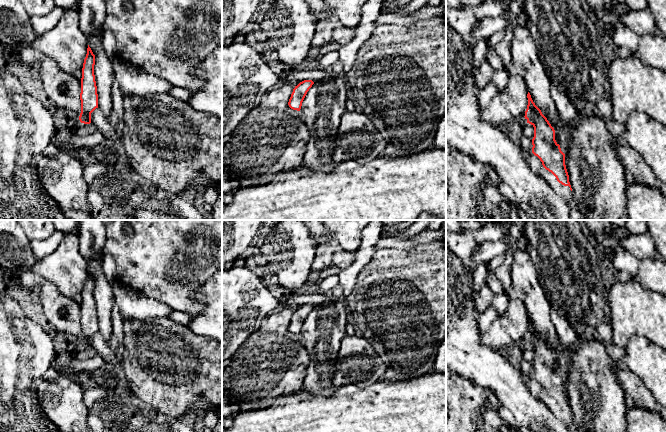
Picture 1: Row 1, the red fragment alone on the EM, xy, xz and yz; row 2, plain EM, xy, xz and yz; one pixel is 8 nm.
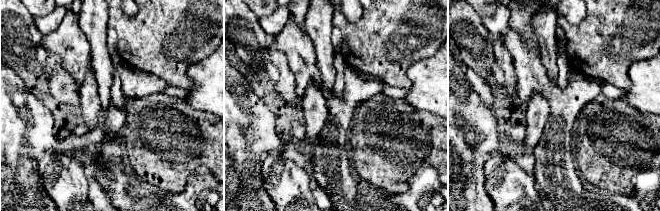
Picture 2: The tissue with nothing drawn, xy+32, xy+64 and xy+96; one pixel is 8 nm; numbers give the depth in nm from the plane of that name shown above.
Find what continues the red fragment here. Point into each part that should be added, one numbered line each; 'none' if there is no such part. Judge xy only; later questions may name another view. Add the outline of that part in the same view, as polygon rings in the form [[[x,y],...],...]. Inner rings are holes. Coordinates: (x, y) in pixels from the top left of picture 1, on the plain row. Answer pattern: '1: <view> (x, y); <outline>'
none

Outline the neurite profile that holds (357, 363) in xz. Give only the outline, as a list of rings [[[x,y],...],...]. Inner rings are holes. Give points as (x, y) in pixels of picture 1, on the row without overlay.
[[[345,335],[334,366],[332,383],[335,388],[355,384],[366,387],[383,380],[386,364],[372,344],[359,335]]]

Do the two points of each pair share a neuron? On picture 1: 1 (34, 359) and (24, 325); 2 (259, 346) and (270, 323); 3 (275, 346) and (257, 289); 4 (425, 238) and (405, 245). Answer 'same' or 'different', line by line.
1: same
2: same
3: different
4: same

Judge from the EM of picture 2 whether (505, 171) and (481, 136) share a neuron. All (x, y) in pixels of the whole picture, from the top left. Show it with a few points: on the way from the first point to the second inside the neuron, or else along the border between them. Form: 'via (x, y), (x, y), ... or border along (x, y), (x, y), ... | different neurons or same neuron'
border along (490, 157), (484, 167), (484, 180) | different neurons

